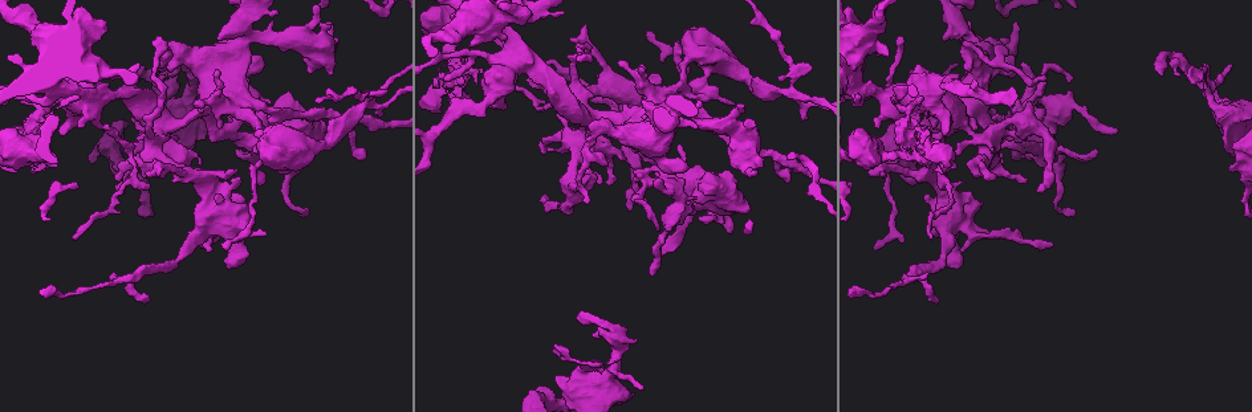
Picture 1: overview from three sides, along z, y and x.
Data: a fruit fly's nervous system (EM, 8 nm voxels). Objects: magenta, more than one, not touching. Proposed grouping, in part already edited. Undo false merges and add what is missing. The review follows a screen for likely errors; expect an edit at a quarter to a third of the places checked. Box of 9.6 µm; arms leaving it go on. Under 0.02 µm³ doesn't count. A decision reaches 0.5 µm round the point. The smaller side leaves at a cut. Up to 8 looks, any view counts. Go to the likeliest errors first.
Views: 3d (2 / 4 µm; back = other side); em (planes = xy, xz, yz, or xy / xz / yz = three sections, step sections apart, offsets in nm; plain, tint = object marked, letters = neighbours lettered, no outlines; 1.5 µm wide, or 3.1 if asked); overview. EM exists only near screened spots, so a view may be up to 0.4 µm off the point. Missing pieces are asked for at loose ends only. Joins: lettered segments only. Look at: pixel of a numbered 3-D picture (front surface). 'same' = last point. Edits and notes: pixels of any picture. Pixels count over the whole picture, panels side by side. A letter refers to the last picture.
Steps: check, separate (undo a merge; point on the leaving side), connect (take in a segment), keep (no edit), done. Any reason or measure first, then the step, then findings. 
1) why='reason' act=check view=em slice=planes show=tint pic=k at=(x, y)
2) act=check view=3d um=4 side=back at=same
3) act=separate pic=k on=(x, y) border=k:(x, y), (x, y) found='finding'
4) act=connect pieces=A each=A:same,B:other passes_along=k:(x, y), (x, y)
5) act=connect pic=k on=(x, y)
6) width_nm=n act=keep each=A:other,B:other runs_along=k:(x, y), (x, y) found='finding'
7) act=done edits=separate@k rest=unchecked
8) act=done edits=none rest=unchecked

why='abrupt turn' act=check view=em slice=xy step=8 show=tint pic=1 at=(578, 147)

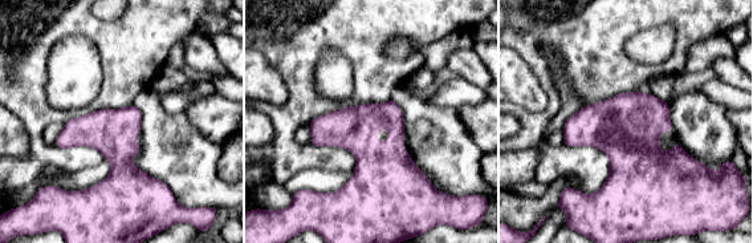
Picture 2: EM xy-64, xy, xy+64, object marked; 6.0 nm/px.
act=check view=em slice=xz step=4 show=letters at=same

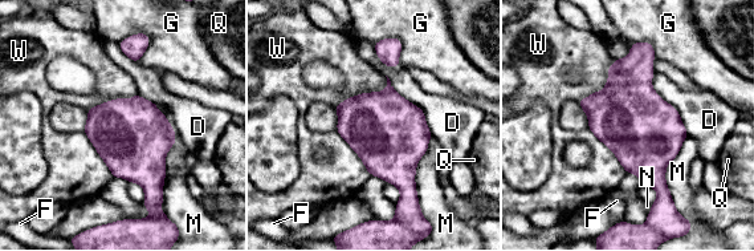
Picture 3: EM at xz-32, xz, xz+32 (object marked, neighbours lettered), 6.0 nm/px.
width_nm=440 act=keep each=D:other,F:other,G:other,M:other,N:other,Q:other,W:other border=3:(387, 77), (383, 90), (333, 105) found='continuous, no second neuron'

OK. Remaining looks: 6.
why='branch stops here' act=check view=3d um=4 pic=1 at=(234, 173)

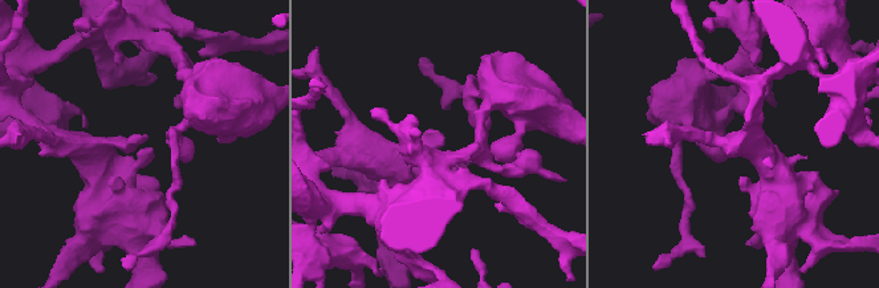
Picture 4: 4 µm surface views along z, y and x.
why='shape alone is not enough' act=check view=em slice=planes show=tint pic=4 at=(144, 136)

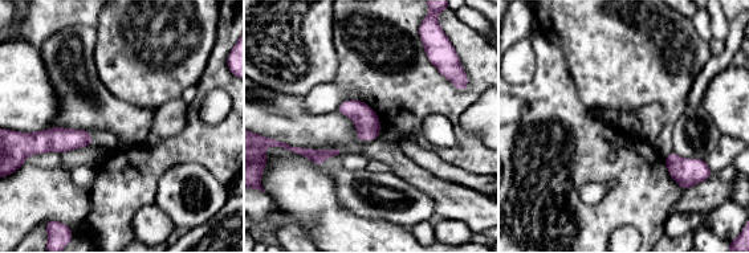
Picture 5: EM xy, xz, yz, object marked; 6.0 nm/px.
act=check view=em slice=planes show=letters at=same

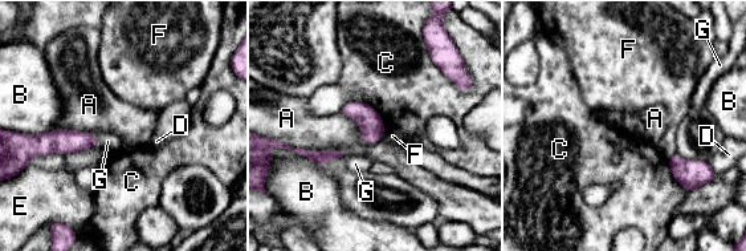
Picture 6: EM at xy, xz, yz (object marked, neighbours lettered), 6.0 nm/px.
longest_contact=A:380nm act=keep each=A:other,B:other,C:other,D:other,E:other,F:other,G:other border=6:(285, 142), (346, 156) found='no lettered segment goes on from it'

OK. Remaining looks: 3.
why='free end' act=check view=em slice=yz step=8 show=tint pic=1 at=(803, 119)

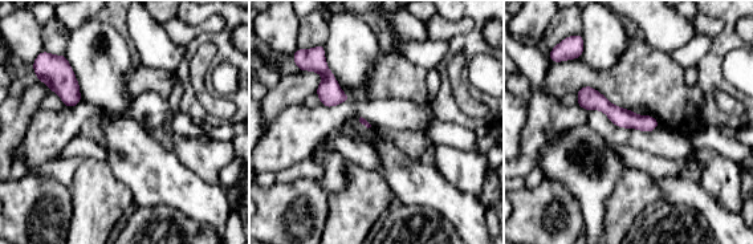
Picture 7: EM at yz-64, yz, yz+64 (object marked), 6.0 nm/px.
why='cut it another way' act=check view=em slice=planes show=letters at=same

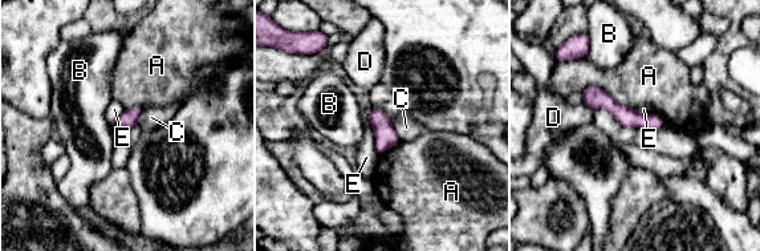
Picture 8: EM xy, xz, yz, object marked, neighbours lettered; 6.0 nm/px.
longest_contact=A:340nm act=keep each=A:other,B:other,C:other,D:other,E:other border=8:(581, 90), (598, 85), (633, 109) found='none of them fits'

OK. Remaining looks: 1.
act=done edits=none rest=unchecked

